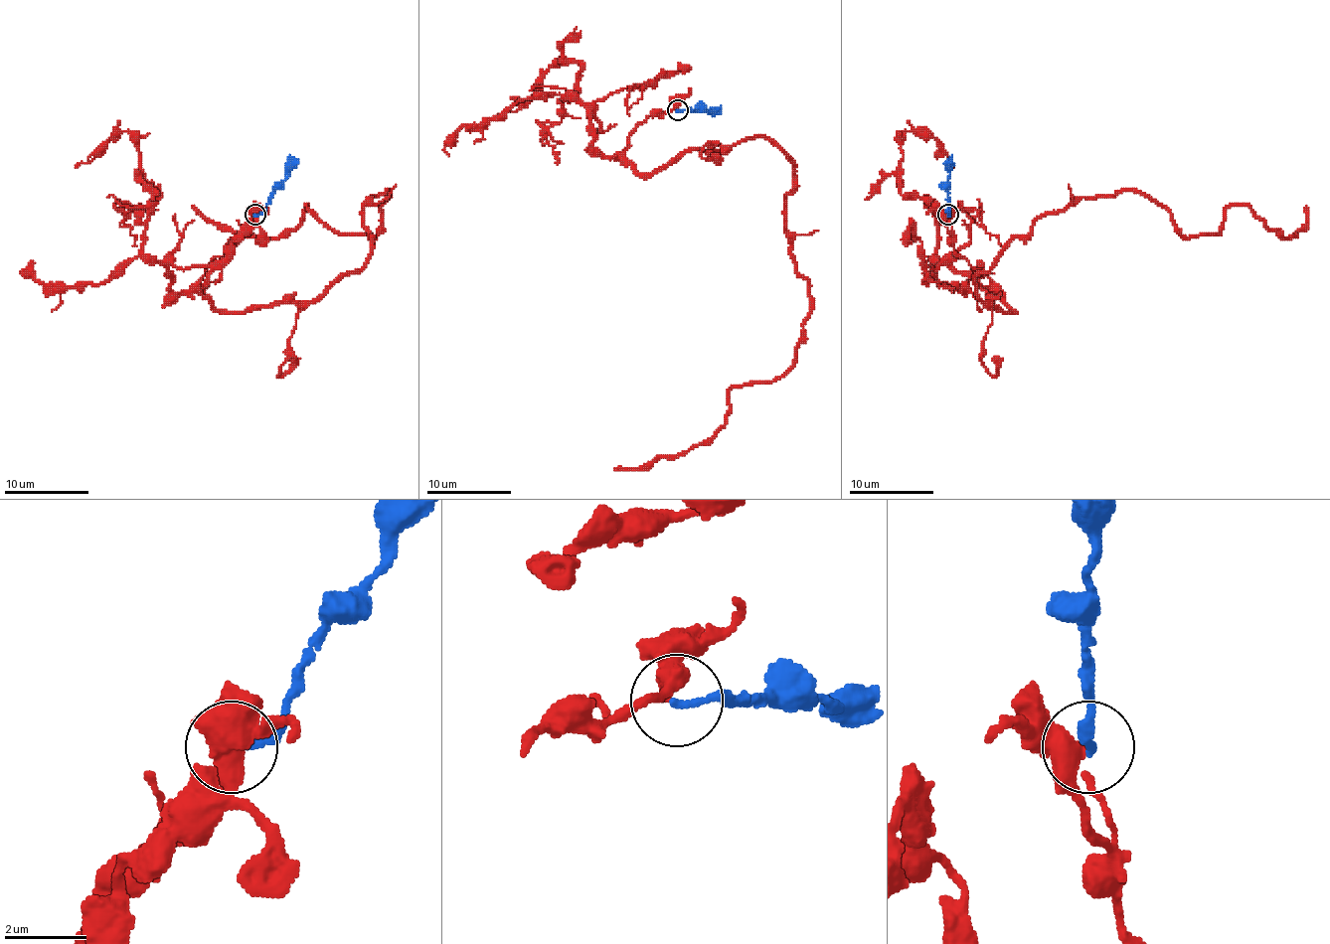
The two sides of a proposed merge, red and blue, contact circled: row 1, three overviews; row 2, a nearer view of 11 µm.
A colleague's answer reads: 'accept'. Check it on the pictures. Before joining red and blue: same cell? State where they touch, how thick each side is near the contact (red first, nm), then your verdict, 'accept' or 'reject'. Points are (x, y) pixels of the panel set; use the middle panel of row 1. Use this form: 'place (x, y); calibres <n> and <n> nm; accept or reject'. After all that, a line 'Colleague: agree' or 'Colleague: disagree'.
place (678, 110); calibres 400 and 200 nm; accept
Colleague: agree

